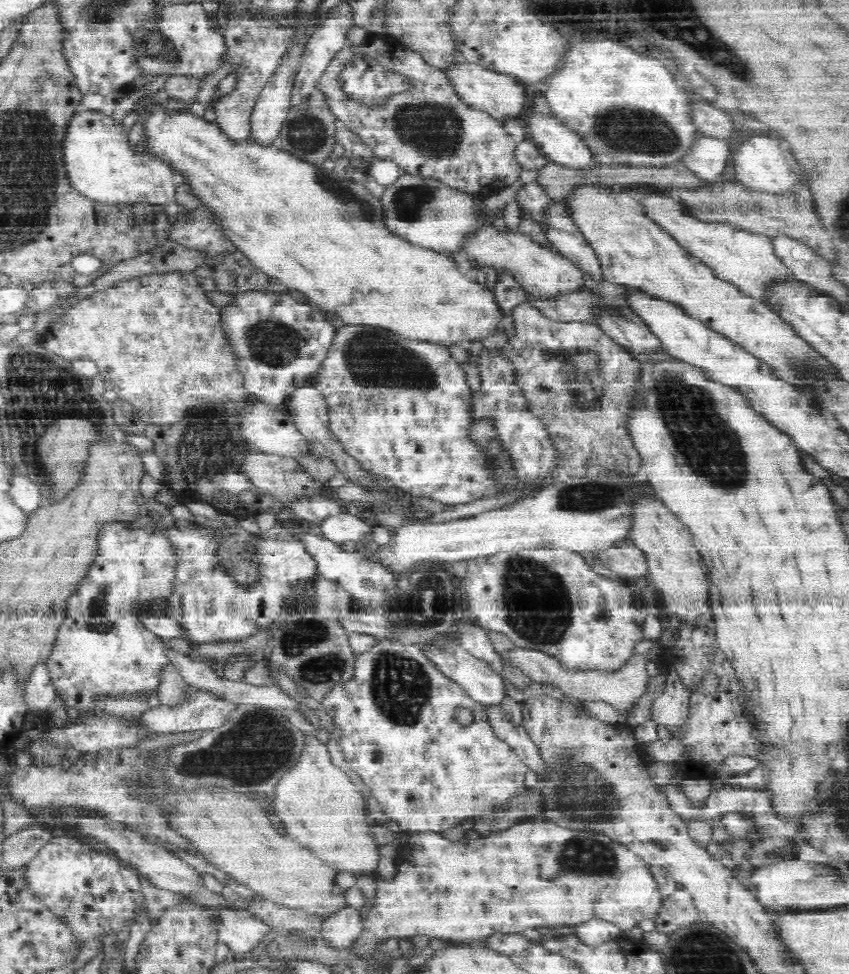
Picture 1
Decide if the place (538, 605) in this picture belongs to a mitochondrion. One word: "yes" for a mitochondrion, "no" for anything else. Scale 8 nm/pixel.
yes

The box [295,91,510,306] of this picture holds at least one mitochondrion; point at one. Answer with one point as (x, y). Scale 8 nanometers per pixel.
(431, 128)

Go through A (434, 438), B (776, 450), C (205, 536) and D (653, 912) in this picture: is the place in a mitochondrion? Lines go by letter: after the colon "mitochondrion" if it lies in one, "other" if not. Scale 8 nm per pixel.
A: other
B: other
C: other
D: other

